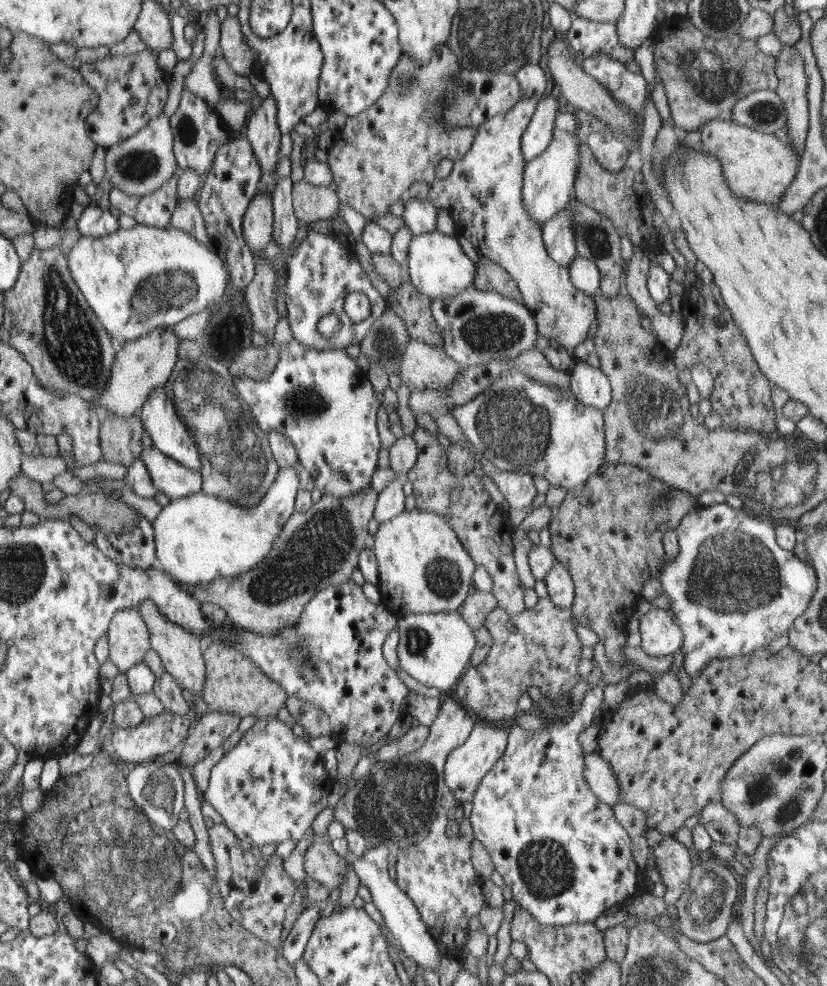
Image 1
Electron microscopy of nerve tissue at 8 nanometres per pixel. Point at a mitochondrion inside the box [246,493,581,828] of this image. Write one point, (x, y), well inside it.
(444, 575)

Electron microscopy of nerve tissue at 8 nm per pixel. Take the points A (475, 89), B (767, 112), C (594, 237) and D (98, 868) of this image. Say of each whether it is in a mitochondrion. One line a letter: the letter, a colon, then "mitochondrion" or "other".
A: mitochondrion
B: mitochondrion
C: mitochondrion
D: mitochondrion

